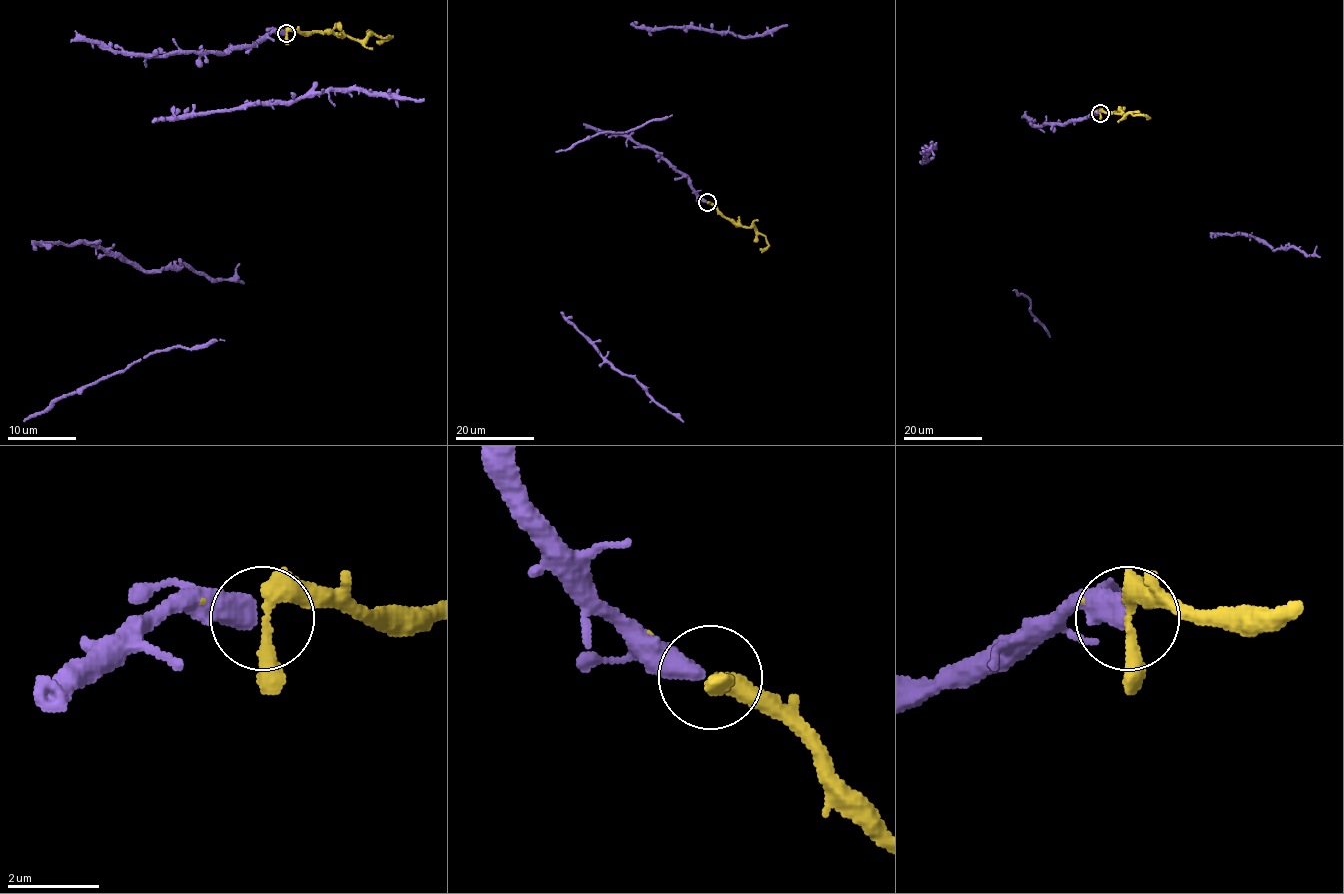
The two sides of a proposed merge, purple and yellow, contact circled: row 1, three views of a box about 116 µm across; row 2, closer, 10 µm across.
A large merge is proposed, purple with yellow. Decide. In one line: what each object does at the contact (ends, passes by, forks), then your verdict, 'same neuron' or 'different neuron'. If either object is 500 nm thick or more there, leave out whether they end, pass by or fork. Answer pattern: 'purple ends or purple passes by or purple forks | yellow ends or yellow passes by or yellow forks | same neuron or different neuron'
purple ends | yellow passes by | same neuron

